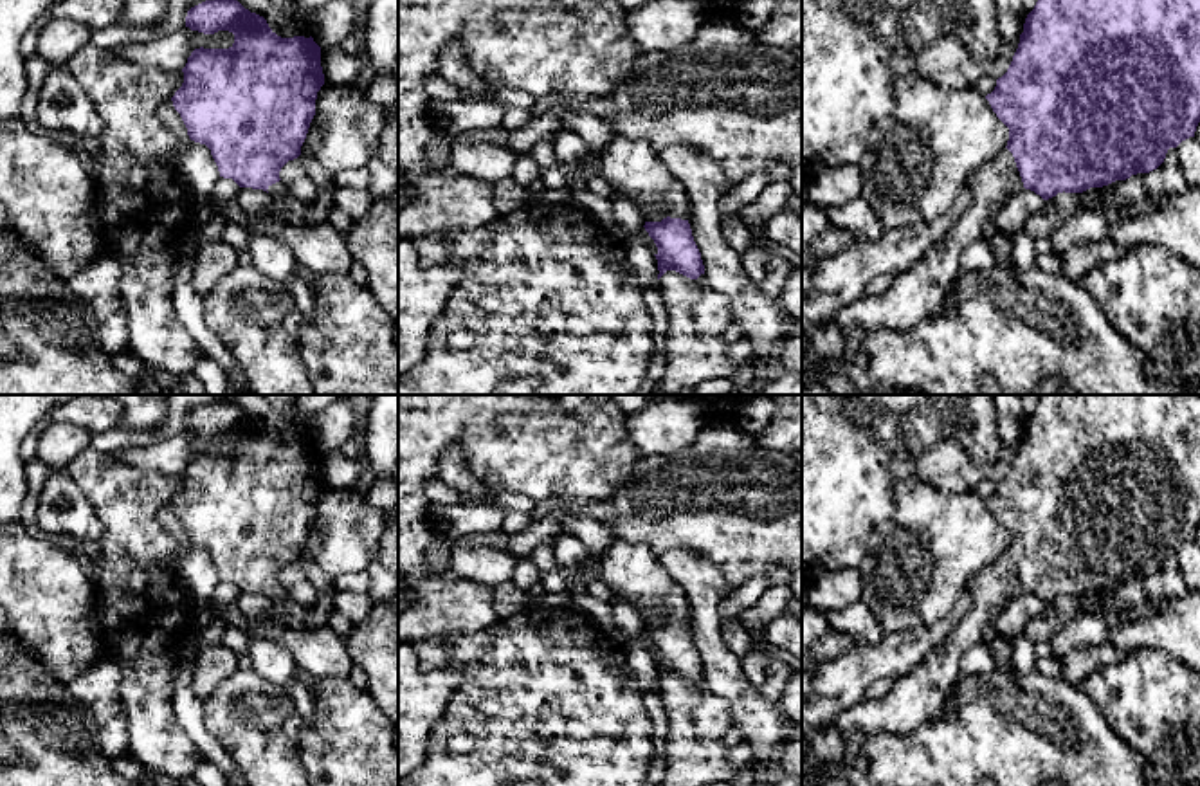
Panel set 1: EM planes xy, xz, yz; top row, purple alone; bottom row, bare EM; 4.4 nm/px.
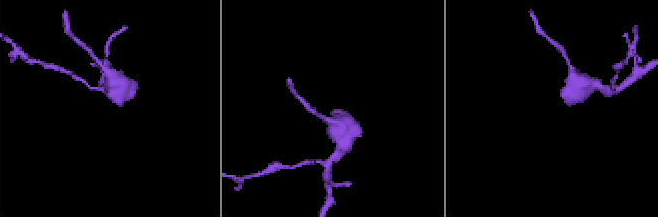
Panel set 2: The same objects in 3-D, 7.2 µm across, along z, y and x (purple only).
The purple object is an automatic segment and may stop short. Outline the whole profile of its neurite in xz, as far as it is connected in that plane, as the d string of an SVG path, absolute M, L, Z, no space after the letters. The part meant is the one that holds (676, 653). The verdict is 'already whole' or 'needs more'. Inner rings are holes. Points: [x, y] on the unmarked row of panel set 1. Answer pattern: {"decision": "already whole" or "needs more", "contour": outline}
{"decision": "needs more", "contour": "M614 539L596 561L598 577L611 588L614 602L665 618L661 626L645 626L658 656L658 683L676 674L690 683L705 678L701 656L694 645L690 606L683 588L667 573L647 543Z"}

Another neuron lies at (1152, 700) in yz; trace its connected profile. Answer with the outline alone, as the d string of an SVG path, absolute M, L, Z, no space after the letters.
M1135 649L1126 658L1097 667L1081 681L1115 734L1146 763L1146 779L1160 786L1200 786L1200 674L1164 649Z

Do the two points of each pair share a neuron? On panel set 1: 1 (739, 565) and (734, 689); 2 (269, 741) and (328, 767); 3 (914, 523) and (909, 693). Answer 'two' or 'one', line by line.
1: two
2: two
3: two

